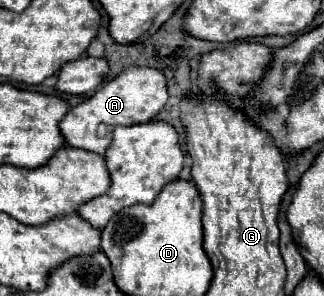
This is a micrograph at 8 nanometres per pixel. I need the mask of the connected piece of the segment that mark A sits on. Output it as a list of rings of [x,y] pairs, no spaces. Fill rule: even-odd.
[[[128,66],[124,68],[114,80],[104,84],[100,90],[96,90],[90,98],[74,106],[62,120],[60,120],[60,132],[68,146],[82,148],[94,154],[104,154],[112,140],[112,126],[132,126],[150,122],[160,108],[168,102],[166,92],[166,78],[156,68],[142,68],[142,66]],[[102,126],[106,132],[102,134]]]

